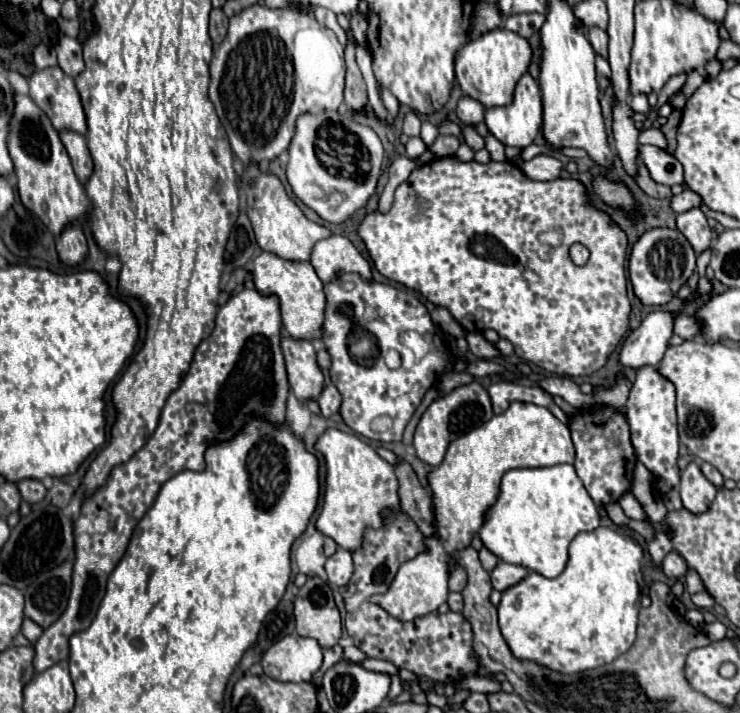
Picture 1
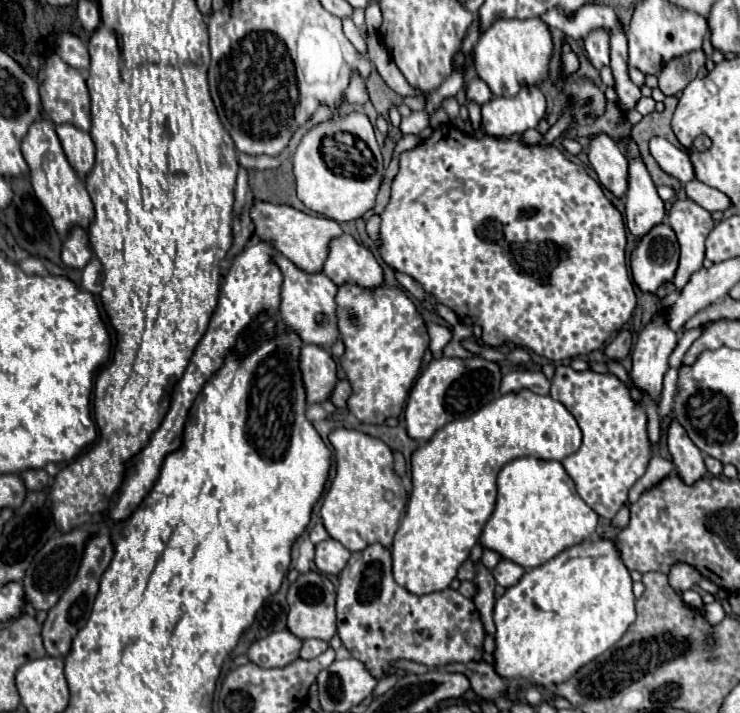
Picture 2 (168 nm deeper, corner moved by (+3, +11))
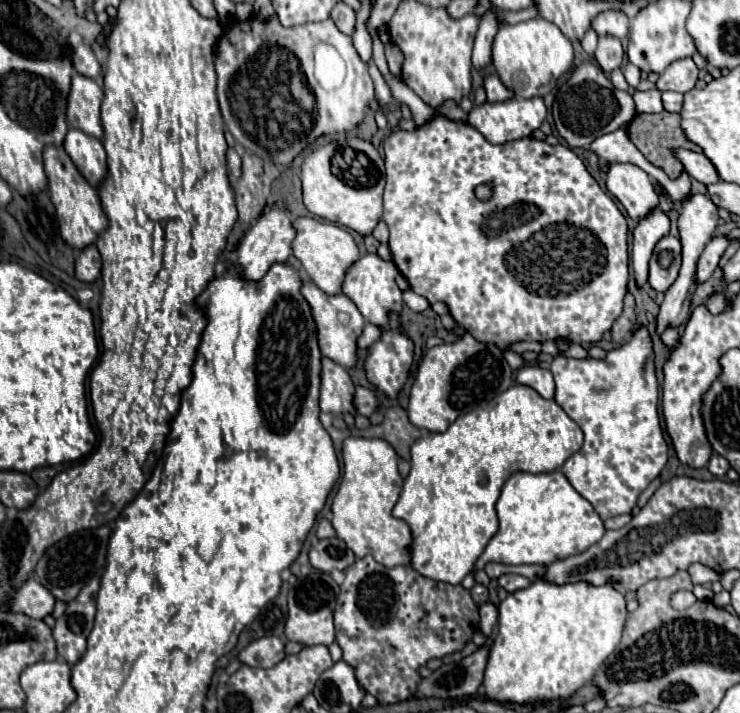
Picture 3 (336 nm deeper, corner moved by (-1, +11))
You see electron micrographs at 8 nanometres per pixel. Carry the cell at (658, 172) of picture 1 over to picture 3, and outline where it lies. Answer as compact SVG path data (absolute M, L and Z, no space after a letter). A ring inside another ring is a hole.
M678 149L676 155L678 155L678 159L682 161L686 173L692 179L702 181L704 185L712 185L712 183L720 181L716 167L712 165L712 161L704 153L694 153L694 151L686 151L686 149Z

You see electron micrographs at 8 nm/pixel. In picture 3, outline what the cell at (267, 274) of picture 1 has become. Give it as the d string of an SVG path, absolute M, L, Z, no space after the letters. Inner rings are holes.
M312 281L304 283L304 297L312 305L312 315L316 317L318 343L320 343L322 355L346 369L356 367L356 361L358 361L356 339L362 335L362 329L364 329L364 317L358 311L358 307L344 293L342 295L326 295Z

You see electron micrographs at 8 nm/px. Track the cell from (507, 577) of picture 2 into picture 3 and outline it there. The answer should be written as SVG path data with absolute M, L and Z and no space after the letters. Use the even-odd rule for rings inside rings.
M502 575L502 577L498 579L498 583L500 583L500 587L504 587L508 593L514 593L514 591L518 591L518 589L526 589L532 581L526 579L526 577L522 577L522 575Z

